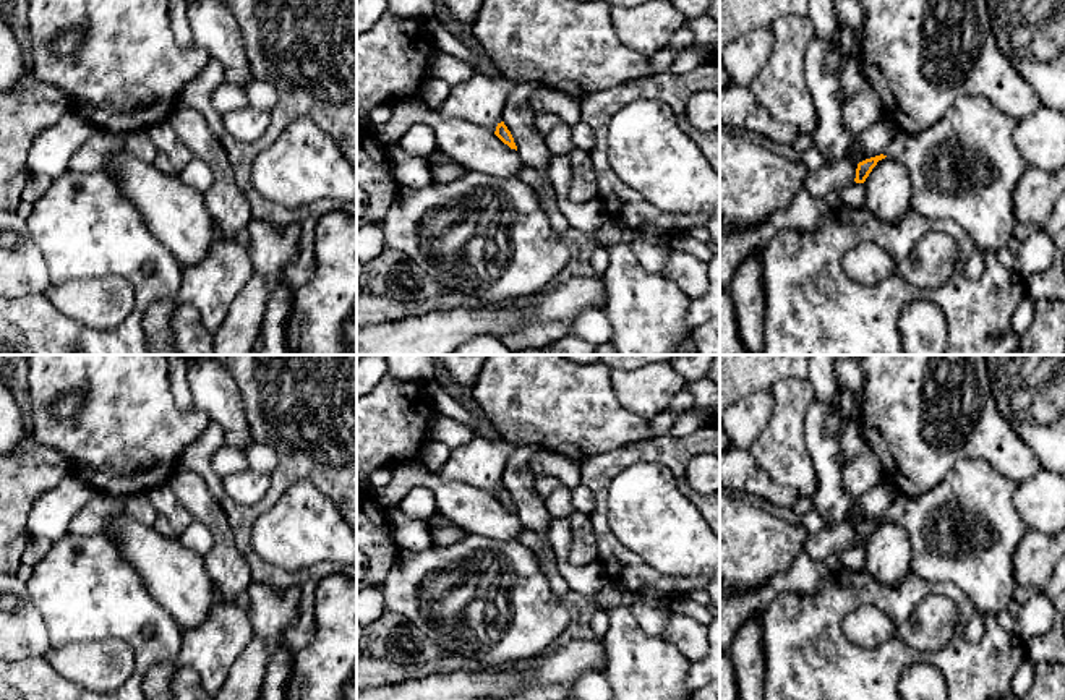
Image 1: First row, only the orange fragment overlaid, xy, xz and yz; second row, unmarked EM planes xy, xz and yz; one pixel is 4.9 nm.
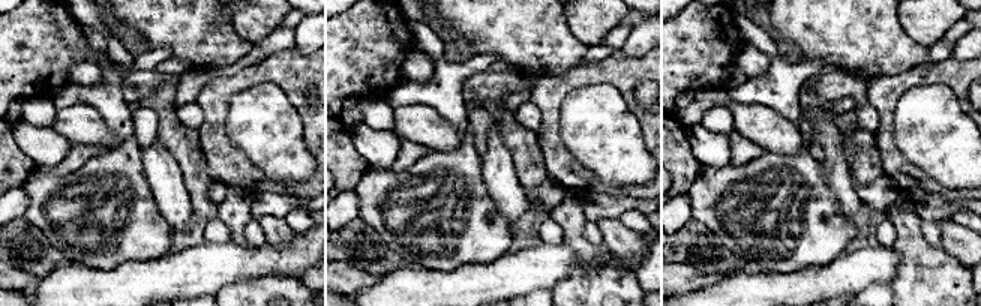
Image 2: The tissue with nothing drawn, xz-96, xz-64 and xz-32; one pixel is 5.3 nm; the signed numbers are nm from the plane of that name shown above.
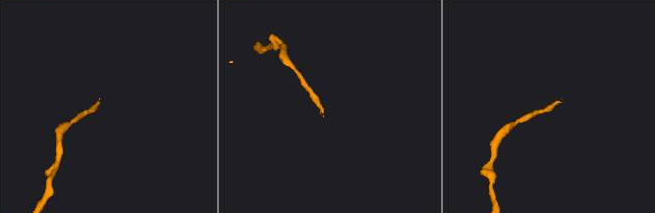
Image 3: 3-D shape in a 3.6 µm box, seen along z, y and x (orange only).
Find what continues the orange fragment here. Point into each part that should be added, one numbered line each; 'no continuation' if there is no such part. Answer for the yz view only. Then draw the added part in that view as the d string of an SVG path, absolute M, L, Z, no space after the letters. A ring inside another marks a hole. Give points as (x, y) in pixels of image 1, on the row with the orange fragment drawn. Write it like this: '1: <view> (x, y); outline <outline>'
1: yz (975, 136); outline M979 96L958 99L943 118L932 128L908 134L898 131L883 156L905 165L911 180L913 209L927 219L953 220L969 233L981 253L1005 248L1013 237L1015 217L1015 188L1024 170L1029 167L1015 144L1015 128L1018 120Z

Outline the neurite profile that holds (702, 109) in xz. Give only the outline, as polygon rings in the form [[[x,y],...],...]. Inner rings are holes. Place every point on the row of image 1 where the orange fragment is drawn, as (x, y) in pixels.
[[[697,92],[686,104],[691,125],[702,131],[715,131],[720,126],[720,96],[713,92]]]

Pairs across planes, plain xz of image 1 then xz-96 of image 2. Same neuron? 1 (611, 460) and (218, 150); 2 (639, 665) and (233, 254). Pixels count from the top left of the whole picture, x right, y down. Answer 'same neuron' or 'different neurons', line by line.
1: same neuron
2: different neurons

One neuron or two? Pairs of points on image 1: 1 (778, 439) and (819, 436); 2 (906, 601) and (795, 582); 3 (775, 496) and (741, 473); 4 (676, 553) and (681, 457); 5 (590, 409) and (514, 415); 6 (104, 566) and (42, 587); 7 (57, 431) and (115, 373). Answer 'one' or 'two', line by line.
1: two
2: two
3: one
4: two
5: one
6: one
7: one

